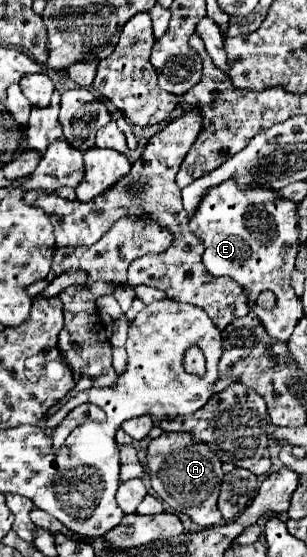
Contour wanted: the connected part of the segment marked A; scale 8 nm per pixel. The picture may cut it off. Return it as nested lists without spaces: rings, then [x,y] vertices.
[[[163,432],[159,438],[149,442],[147,448],[147,470],[151,478],[151,488],[157,496],[173,510],[187,514],[201,528],[209,528],[221,522],[221,512],[217,508],[219,488],[221,488],[221,460],[205,442],[197,442],[185,432]]]

